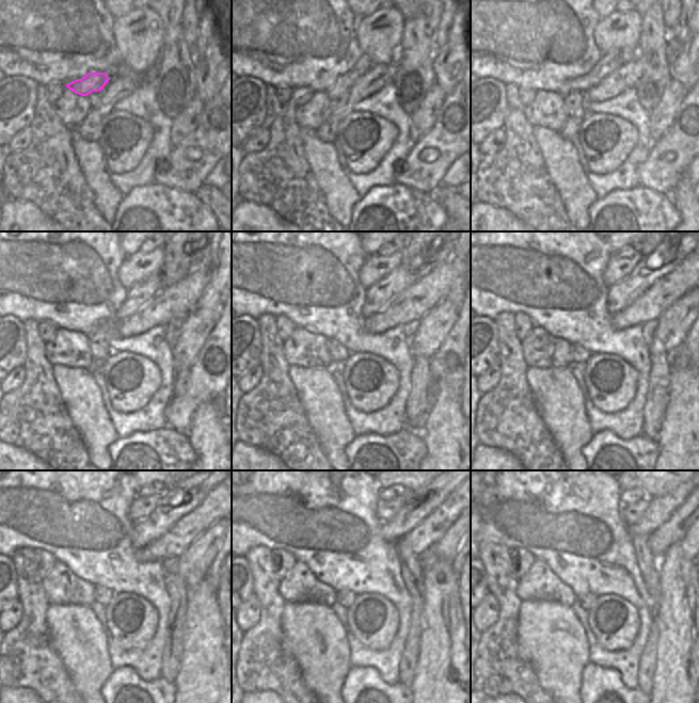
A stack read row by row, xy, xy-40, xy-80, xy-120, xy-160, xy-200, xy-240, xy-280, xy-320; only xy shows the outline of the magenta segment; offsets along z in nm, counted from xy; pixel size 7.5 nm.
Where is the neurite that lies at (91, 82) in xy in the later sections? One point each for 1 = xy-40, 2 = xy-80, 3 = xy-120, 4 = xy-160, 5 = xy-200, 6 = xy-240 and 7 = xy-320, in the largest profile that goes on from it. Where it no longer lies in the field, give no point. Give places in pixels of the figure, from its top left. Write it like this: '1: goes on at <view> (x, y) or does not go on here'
1: goes on at xy-40 (347, 80)
2: goes on at xy-80 (614, 59)
3: goes on at xy-120 (140, 293)
4: goes on at xy-160 (434, 253)
5: goes on at xy-200 (669, 253)
6: goes on at xy-240 (178, 501)
7: goes on at xy-320 (660, 510)

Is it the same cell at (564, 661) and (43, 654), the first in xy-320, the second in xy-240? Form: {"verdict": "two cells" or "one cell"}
{"verdict": "two cells"}

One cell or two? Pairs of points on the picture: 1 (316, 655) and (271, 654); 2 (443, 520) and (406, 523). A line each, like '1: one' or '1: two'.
1: two
2: two

